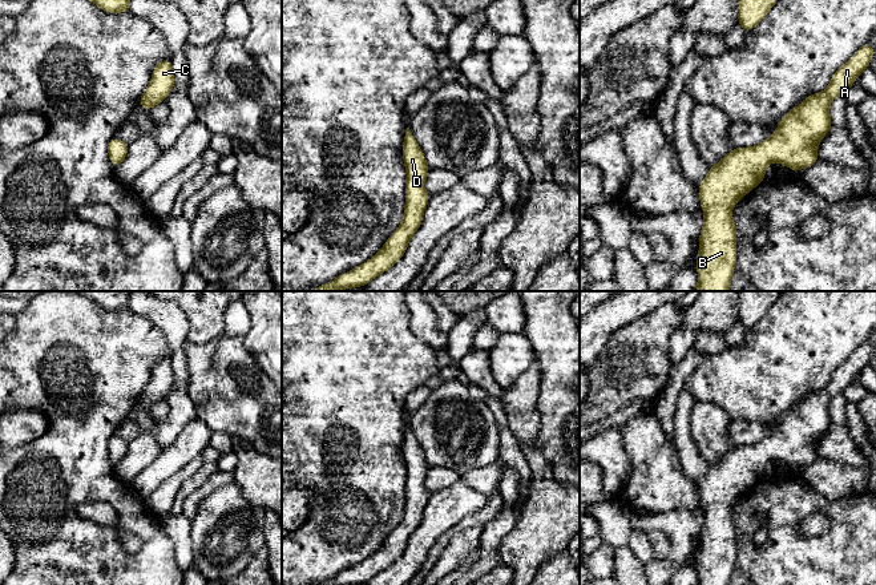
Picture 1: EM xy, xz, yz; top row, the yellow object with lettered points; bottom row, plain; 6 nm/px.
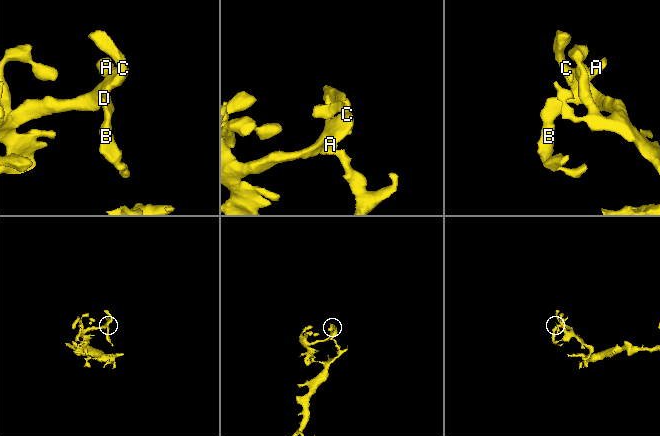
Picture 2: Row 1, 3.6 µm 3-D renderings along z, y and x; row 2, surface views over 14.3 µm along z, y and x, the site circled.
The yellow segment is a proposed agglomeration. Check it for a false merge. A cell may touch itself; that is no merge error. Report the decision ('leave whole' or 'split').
leave whole

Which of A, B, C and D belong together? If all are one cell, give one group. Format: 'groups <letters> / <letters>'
groups A B C D

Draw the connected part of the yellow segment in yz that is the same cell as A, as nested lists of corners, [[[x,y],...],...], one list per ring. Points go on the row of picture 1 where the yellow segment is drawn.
[[[869,43],[863,45],[847,64],[833,73],[824,92],[810,94],[799,106],[783,116],[771,138],[752,148],[734,148],[709,170],[707,177],[698,187],[705,222],[699,235],[698,287],[695,291],[728,291],[736,263],[736,229],[731,217],[734,205],[764,181],[764,172],[770,162],[782,162],[792,172],[799,172],[820,161],[816,152],[818,144],[832,128],[829,104],[853,85],[856,77],[869,66],[873,53],[875,48]]]

